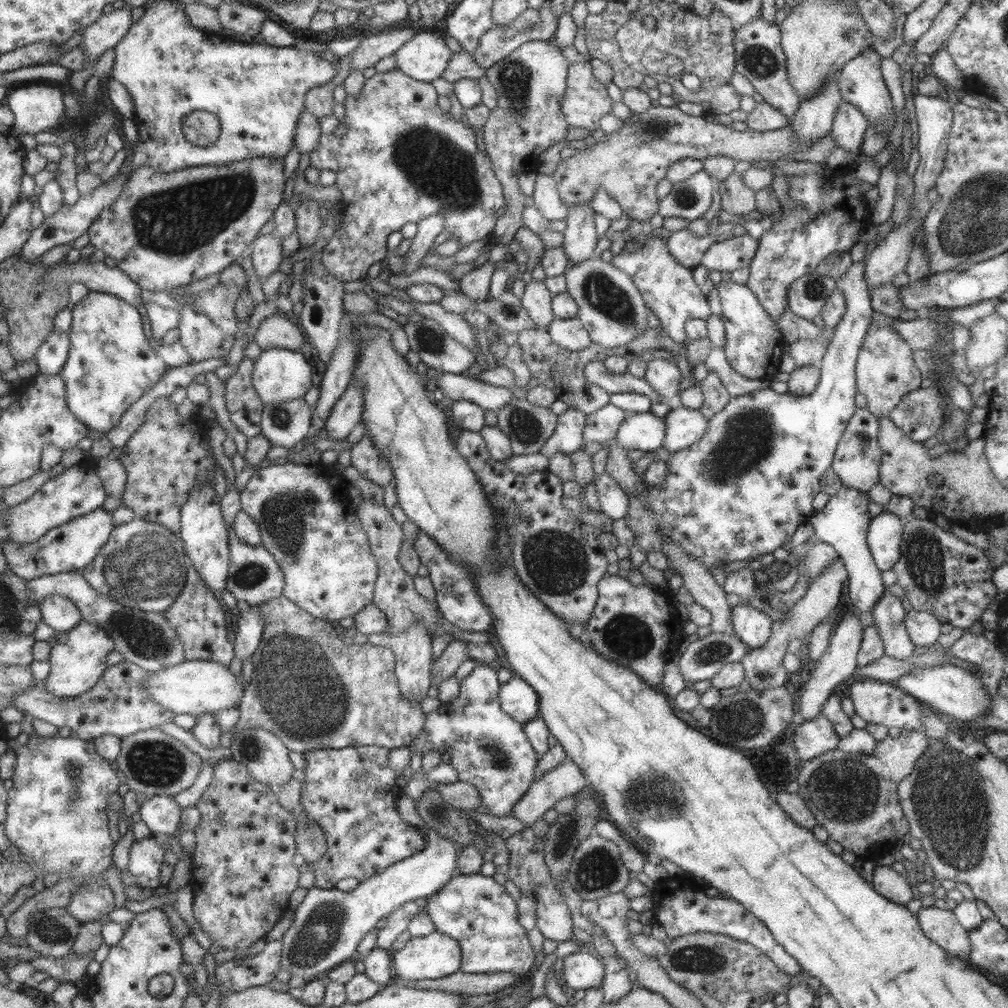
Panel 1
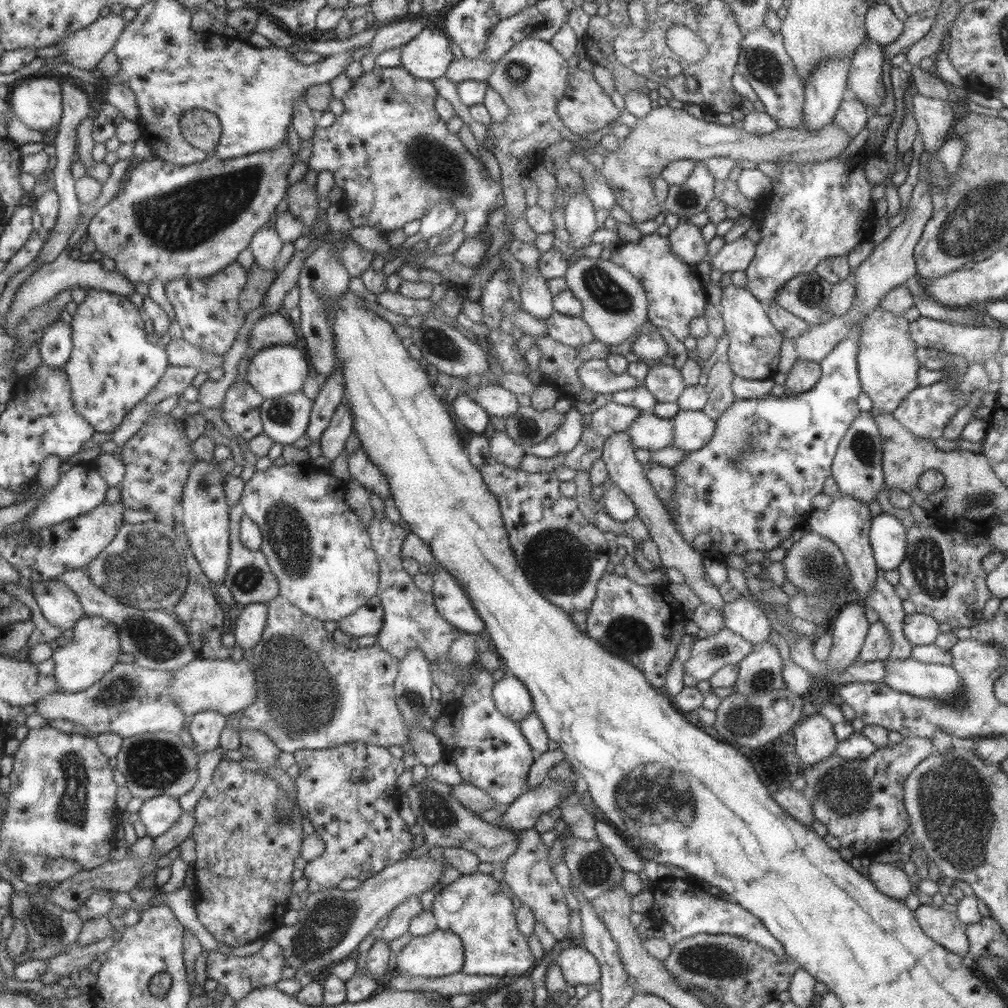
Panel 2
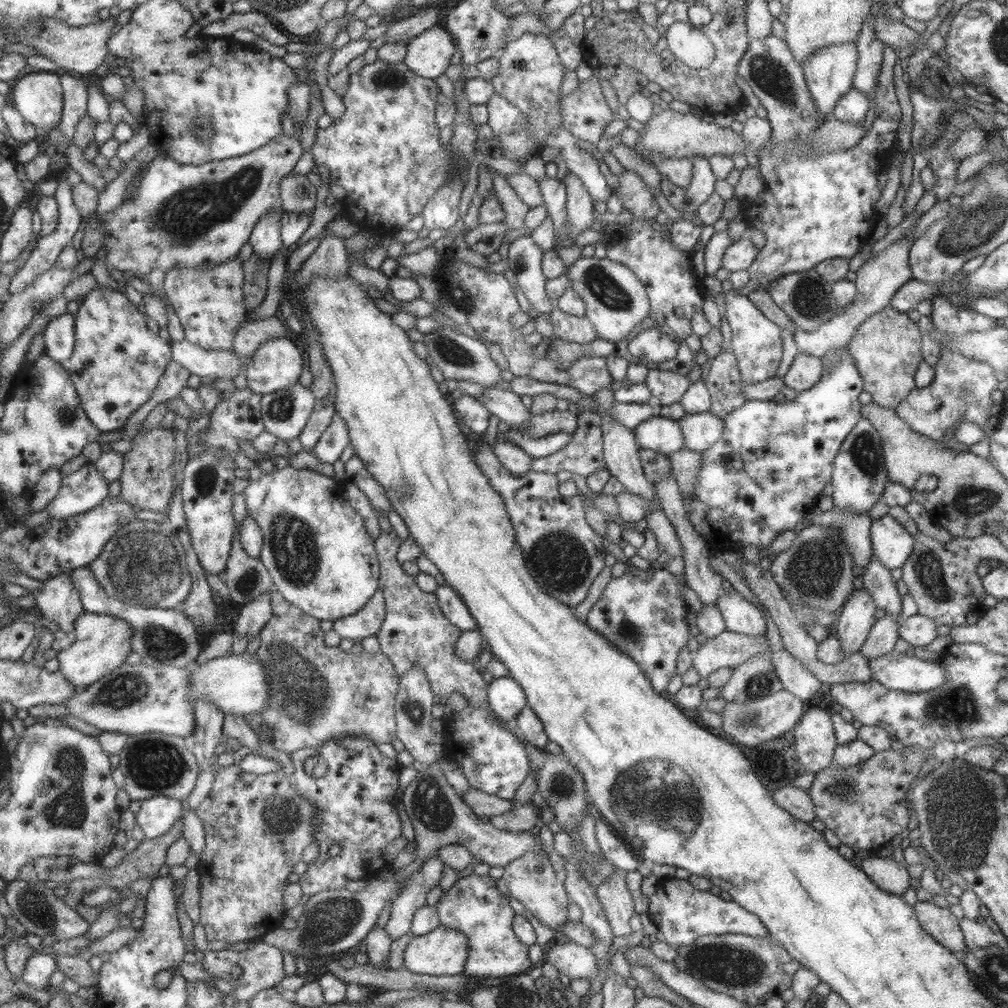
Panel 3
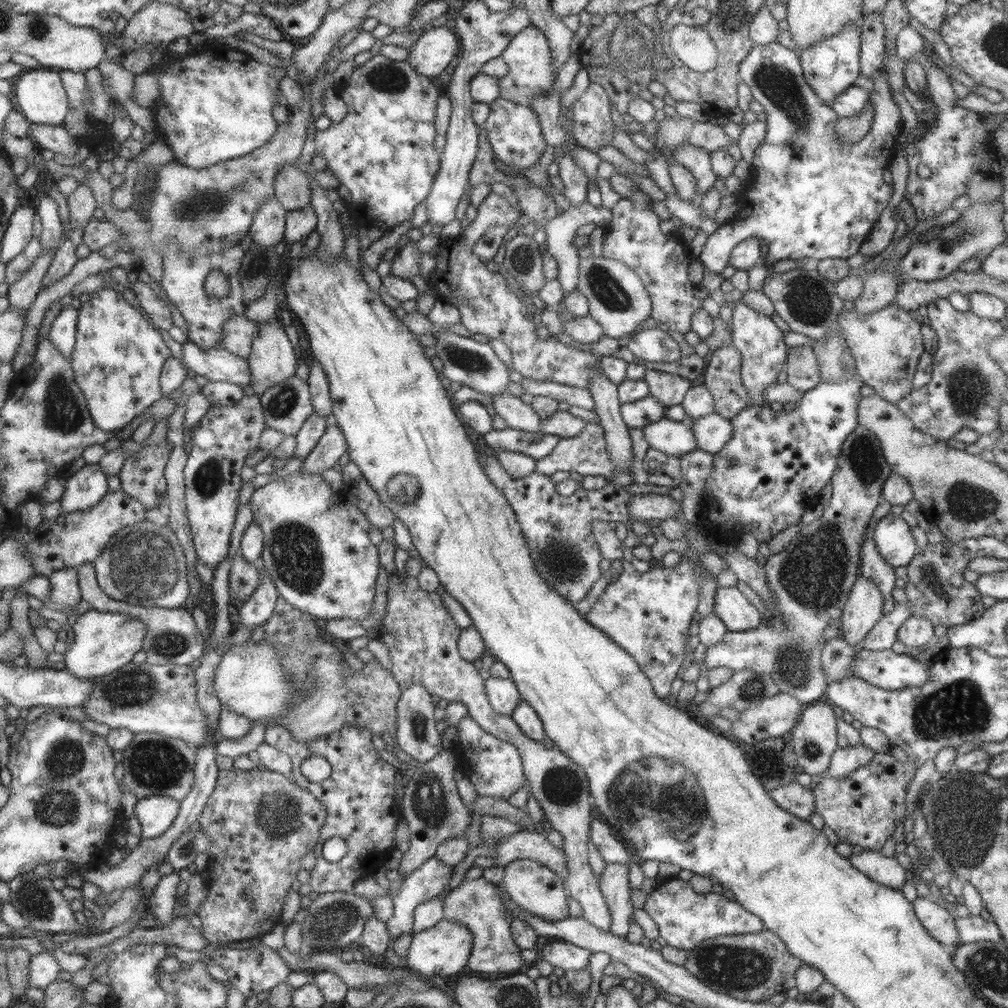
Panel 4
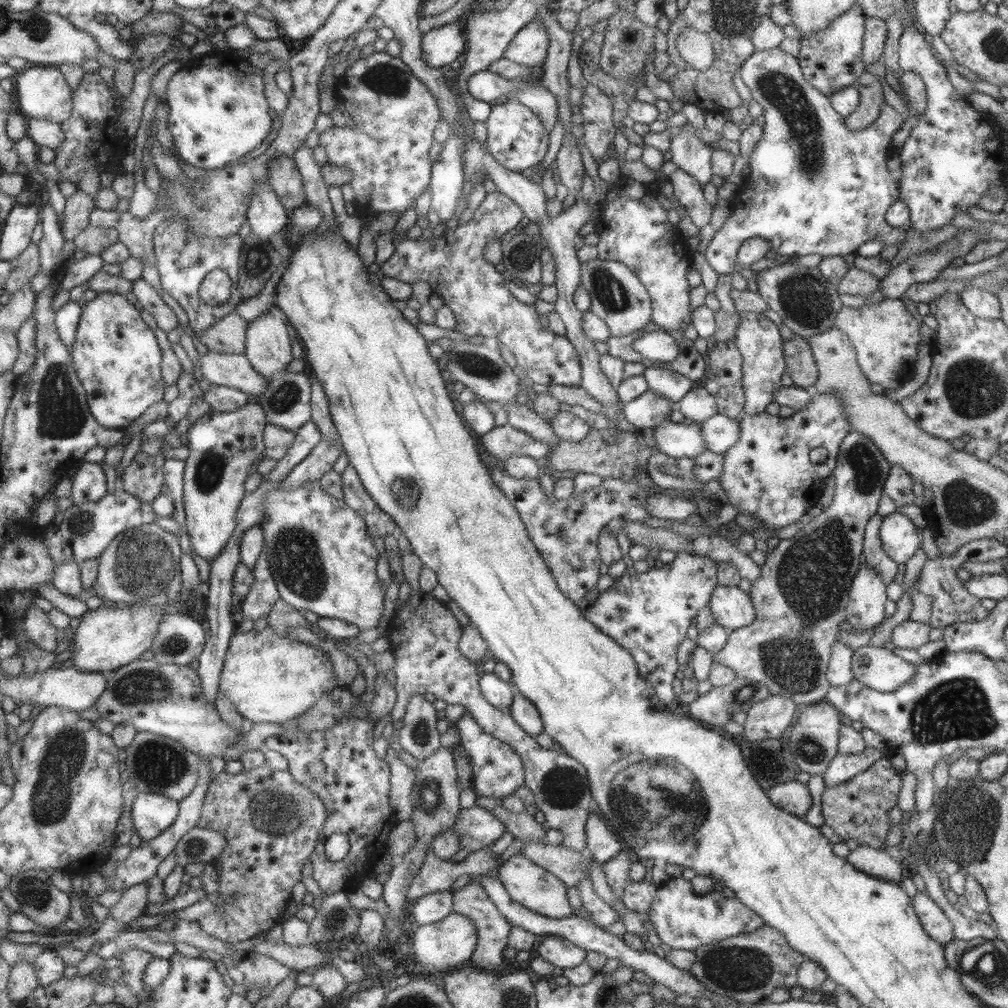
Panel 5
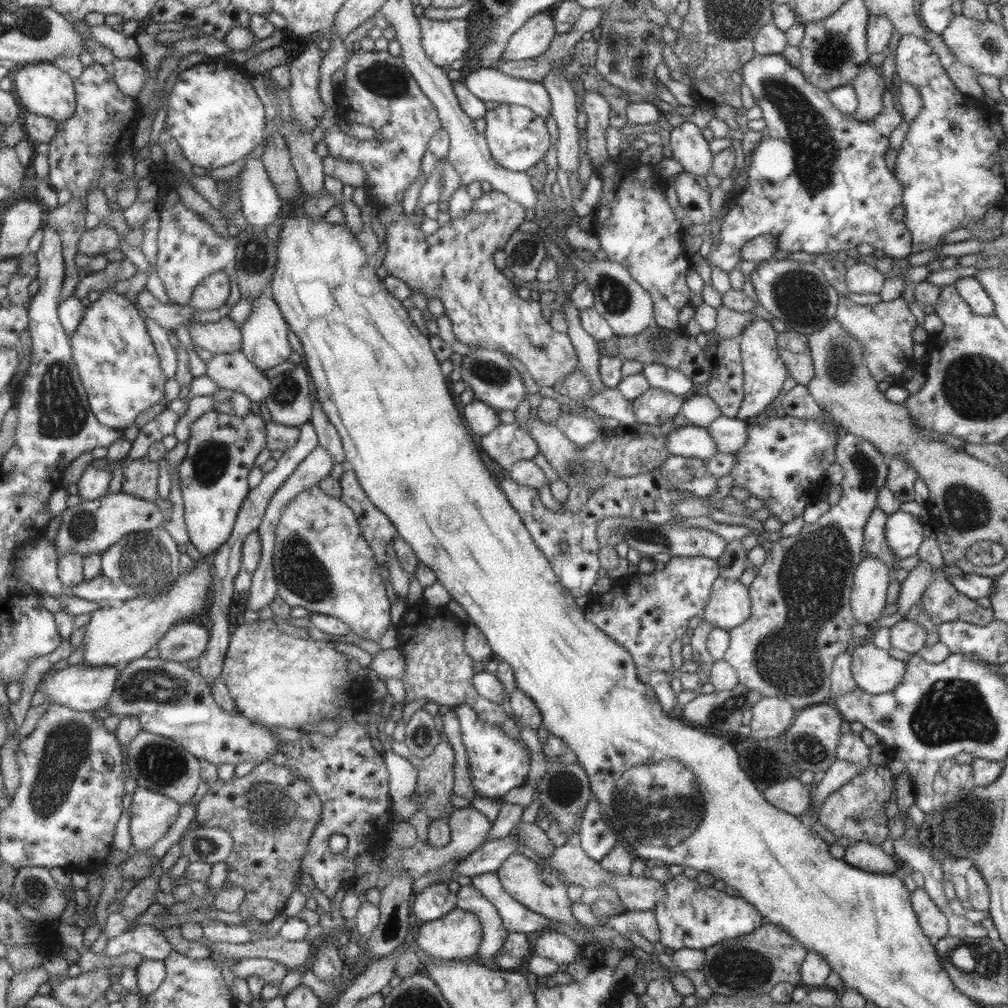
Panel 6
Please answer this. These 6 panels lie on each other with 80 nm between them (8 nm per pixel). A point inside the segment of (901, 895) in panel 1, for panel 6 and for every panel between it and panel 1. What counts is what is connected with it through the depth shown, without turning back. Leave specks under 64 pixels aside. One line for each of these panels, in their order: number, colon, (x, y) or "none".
2: (890, 880)
3: (887, 874)
4: (885, 870)
5: (871, 861)
6: (863, 855)

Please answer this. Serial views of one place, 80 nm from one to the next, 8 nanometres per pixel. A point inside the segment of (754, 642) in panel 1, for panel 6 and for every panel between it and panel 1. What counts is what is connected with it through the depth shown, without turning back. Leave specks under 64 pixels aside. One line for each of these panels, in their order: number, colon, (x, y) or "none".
2: (740, 616)
3: (741, 615)
4: (730, 606)
5: (731, 608)
6: (728, 605)

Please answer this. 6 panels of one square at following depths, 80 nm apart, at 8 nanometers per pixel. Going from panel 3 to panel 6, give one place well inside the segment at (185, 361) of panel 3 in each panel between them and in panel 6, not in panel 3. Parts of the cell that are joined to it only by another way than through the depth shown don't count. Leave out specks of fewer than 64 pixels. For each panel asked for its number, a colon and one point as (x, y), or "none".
4: (216, 365)
5: (222, 369)
6: (233, 371)

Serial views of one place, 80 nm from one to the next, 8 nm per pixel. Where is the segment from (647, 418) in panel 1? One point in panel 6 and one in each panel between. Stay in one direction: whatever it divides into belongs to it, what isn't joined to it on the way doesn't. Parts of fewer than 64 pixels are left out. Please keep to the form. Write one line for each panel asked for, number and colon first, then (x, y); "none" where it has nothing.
2: (648, 432)
3: (664, 435)
4: (673, 438)
5: (678, 440)
6: (690, 441)

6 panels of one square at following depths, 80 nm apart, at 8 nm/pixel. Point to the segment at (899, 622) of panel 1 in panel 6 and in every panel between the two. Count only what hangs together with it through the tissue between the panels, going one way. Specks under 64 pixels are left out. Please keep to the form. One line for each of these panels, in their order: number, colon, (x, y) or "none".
2: (882, 597)
3: (876, 578)
4: (873, 566)
5: (872, 553)
6: (875, 544)

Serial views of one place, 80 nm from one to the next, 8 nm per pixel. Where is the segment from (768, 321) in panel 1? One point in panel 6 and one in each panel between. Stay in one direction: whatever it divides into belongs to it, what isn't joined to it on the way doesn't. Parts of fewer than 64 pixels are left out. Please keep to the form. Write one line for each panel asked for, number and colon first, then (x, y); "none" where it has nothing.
2: (753, 351)
3: (756, 342)
4: (759, 341)
5: (757, 339)
6: (763, 370)

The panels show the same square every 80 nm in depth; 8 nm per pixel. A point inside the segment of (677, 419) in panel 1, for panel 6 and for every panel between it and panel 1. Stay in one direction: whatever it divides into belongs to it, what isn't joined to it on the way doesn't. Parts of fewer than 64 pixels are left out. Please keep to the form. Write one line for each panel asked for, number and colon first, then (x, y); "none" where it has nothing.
2: (692, 429)
3: (700, 431)
4: (712, 432)
5: (719, 432)
6: (730, 434)

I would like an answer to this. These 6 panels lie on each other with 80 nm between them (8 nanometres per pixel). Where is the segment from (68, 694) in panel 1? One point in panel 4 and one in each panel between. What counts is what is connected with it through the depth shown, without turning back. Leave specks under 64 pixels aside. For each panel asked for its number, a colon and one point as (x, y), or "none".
2: (94, 647)
3: (102, 642)
4: (102, 642)

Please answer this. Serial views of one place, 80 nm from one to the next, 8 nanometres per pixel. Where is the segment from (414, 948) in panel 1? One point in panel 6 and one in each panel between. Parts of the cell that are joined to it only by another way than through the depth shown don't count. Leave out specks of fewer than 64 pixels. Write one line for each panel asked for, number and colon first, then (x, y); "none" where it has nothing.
2: (439, 953)
3: (443, 951)
4: (442, 951)
5: (439, 946)
6: (456, 936)

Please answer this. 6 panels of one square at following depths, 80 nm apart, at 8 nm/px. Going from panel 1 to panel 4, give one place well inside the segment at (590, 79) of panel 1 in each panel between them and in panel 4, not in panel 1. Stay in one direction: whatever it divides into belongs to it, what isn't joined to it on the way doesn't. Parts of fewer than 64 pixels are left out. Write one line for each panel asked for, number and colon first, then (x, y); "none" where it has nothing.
2: (584, 107)
3: (585, 113)
4: (591, 126)

